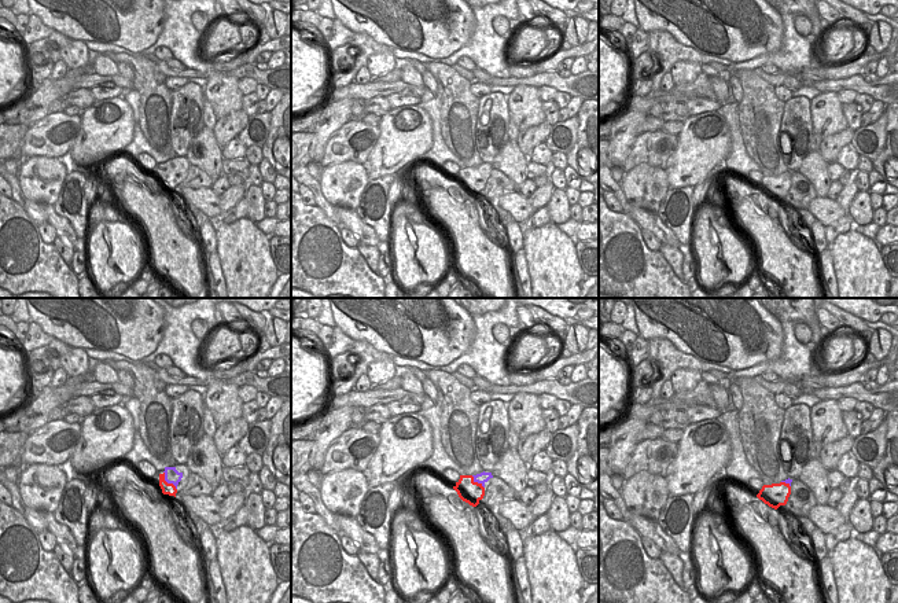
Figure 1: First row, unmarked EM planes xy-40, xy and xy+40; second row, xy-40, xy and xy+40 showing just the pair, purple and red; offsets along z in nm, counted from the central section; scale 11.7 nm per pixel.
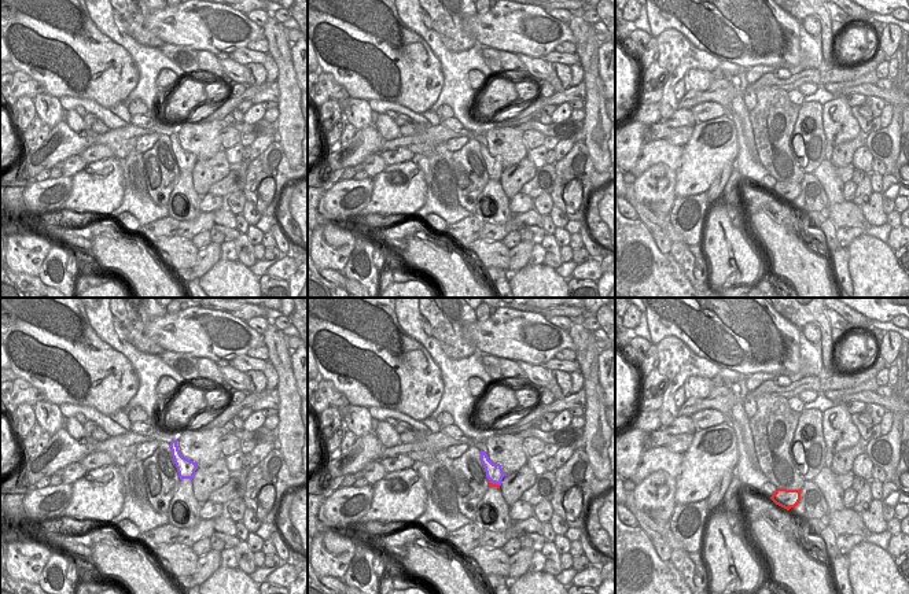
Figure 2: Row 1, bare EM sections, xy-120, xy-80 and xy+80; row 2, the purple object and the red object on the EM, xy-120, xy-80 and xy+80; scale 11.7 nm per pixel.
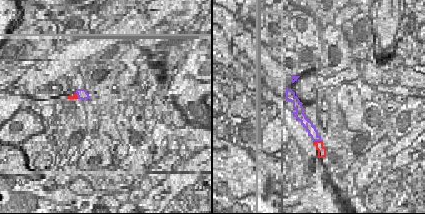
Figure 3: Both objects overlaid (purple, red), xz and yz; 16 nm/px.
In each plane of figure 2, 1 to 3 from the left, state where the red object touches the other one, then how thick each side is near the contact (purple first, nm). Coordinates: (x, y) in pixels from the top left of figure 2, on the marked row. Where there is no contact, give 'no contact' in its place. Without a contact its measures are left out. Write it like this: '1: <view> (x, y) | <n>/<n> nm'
1: no contact
2: xy-80 (493, 483) | 200/60 nm
3: no contact

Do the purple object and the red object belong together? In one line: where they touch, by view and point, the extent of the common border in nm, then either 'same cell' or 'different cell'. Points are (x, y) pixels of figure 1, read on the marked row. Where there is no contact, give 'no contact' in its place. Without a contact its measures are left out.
meets purple in xy-40 at (168, 482); contact 260 nm long; different cell

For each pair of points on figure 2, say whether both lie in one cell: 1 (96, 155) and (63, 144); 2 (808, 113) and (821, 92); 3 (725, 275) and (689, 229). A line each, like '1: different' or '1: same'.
1: different
2: different
3: different

